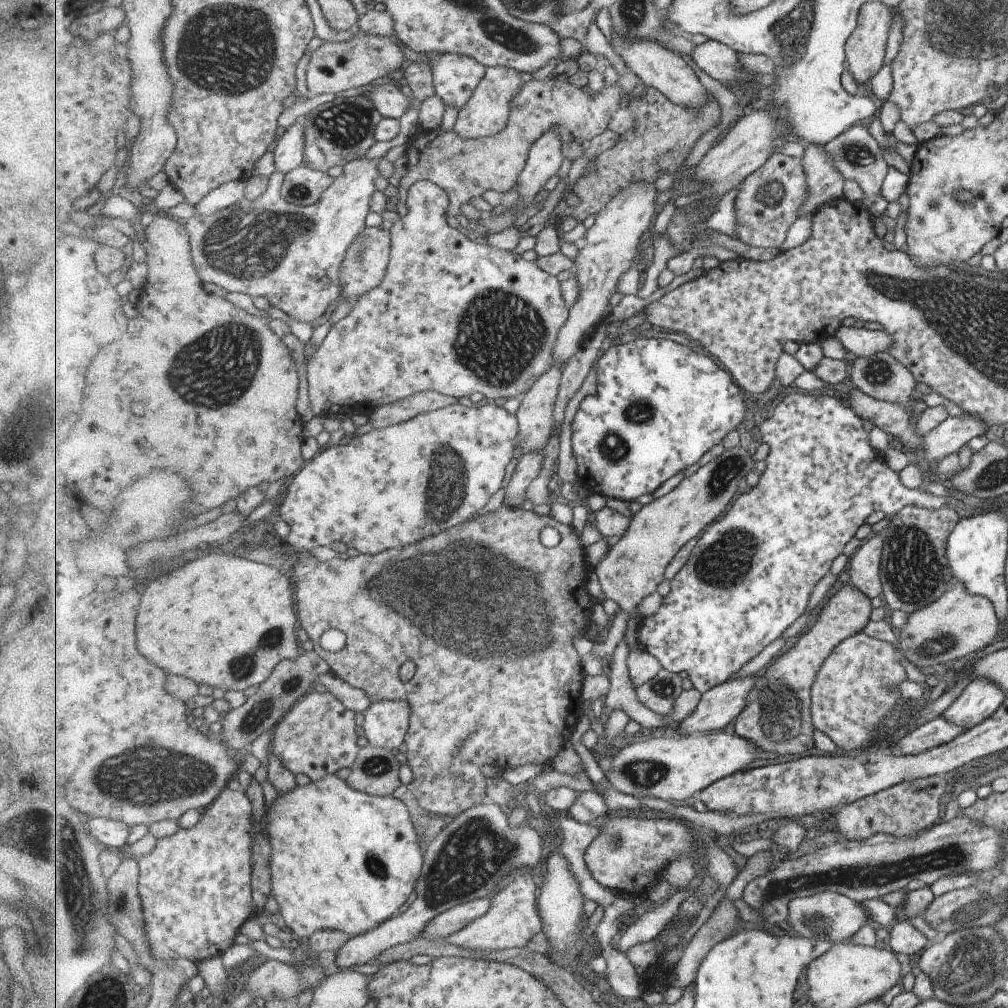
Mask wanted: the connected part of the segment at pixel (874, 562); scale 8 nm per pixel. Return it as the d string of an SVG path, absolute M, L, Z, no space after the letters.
M882 532L876 533L865 544L861 544L859 549L850 559L848 576L850 583L858 587L870 598L881 597L883 586L881 583L881 556L883 549Z

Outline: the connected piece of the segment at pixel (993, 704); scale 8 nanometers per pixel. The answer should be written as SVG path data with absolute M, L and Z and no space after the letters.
M976 679L940 715L960 729L971 729L988 720L1006 698L1006 692L986 679Z

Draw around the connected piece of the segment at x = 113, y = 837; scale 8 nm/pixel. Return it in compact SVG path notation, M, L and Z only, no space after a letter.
M98 817L91 820L89 828L92 838L107 849L119 852L128 845L130 826L126 822Z

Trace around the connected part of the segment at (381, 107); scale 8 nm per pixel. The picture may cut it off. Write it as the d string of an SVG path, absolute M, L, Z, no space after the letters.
M392 83L378 86L370 86L363 95L372 102L373 106L378 109L384 117L404 118L410 106L410 98L404 95L404 92L394 86Z

